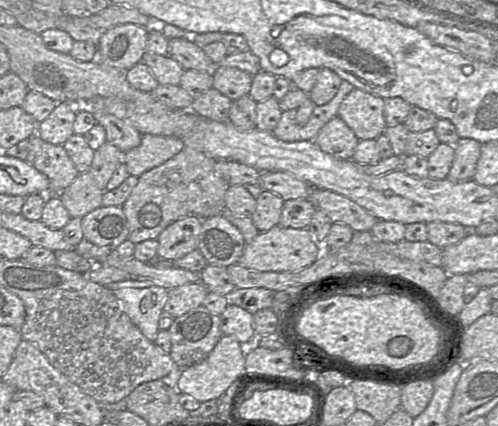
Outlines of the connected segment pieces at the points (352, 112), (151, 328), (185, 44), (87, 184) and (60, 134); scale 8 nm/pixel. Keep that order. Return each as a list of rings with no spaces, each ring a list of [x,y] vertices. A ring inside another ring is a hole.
[[[358,88],[344,98],[338,116],[359,140],[376,139],[388,127],[384,117],[384,99]]]
[[[153,285],[148,288],[120,288],[113,290],[123,310],[143,335],[154,342],[159,329],[159,319],[164,312],[168,289]]]
[[[192,37],[169,39],[168,55],[177,60],[185,70],[212,72],[216,66]]]
[[[89,172],[79,173],[70,186],[59,196],[71,218],[83,218],[89,212],[102,206],[104,190]]]
[[[58,102],[51,114],[38,123],[36,133],[46,142],[60,145],[74,134],[78,103]]]

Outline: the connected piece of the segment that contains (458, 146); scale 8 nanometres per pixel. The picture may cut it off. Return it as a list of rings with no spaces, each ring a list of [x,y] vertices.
[[[460,138],[455,144],[454,159],[447,179],[454,183],[470,181],[482,151],[482,144],[470,138]]]

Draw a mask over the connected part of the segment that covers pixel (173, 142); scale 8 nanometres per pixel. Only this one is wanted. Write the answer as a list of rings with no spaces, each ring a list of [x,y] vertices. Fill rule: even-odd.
[[[142,134],[139,146],[123,153],[122,162],[132,176],[159,166],[184,149],[184,142],[175,136]]]

